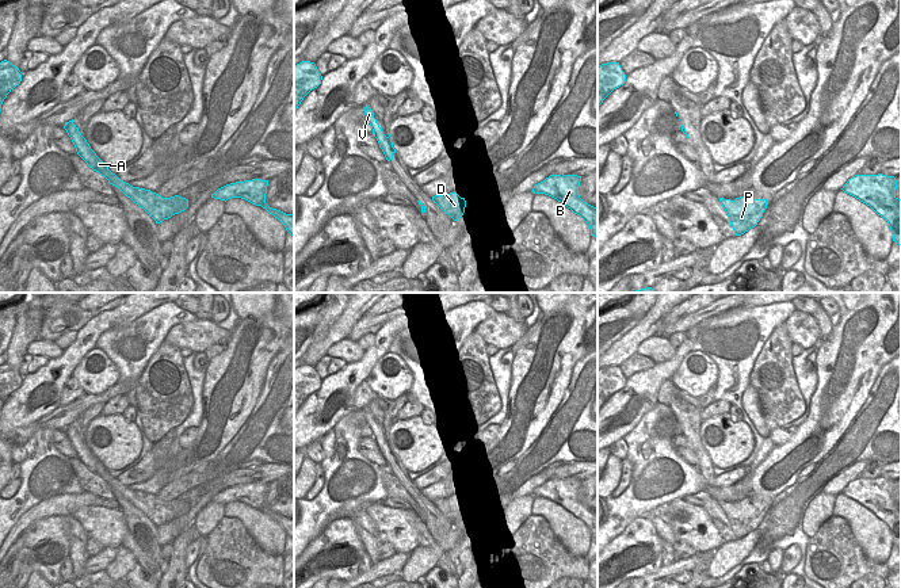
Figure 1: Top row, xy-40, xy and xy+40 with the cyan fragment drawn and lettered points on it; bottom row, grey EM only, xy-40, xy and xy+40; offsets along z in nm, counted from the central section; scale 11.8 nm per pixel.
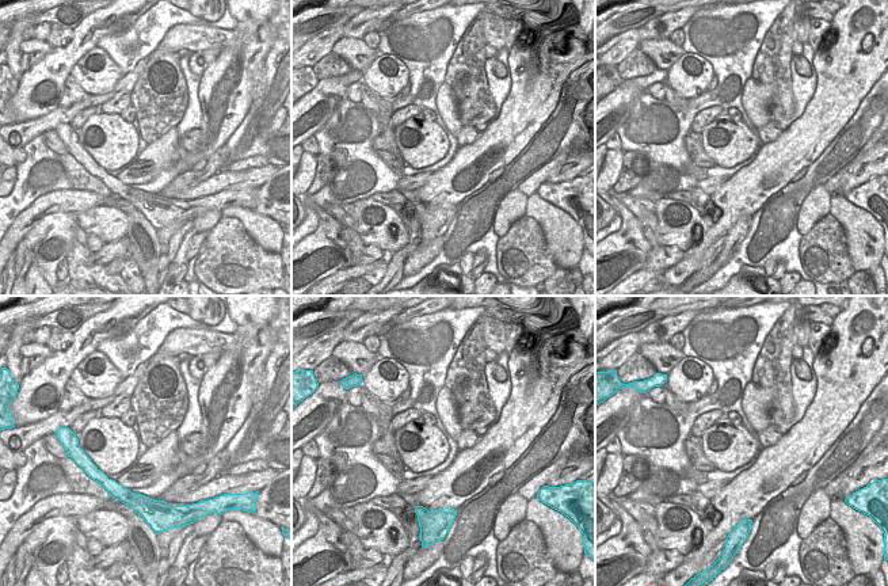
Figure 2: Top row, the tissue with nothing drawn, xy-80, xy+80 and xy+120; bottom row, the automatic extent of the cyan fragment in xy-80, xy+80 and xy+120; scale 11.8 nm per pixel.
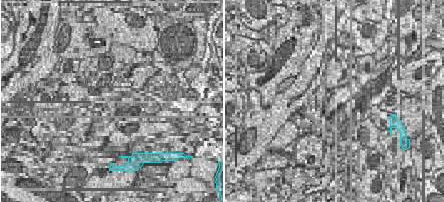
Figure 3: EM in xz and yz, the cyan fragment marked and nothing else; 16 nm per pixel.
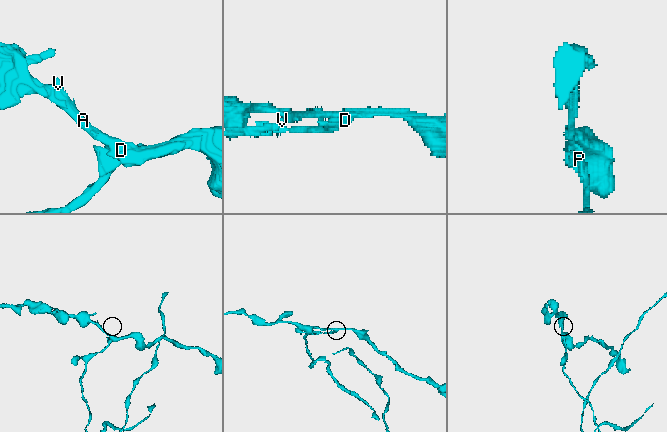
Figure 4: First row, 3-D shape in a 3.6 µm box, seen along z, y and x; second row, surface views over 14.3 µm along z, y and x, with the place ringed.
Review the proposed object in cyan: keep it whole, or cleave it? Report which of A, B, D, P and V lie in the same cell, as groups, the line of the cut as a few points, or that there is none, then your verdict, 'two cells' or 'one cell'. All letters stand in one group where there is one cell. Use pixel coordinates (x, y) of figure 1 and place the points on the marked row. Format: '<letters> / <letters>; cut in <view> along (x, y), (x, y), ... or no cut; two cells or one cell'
A B D V / P; cut in xy along (432, 198), (450, 212), (455, 220); two cells

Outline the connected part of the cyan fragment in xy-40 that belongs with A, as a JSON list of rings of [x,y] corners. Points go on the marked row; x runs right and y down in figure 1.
[[[73,119],[66,122],[64,129],[70,137],[77,154],[87,163],[87,165],[99,172],[108,180],[110,184],[118,187],[127,198],[130,198],[135,205],[150,214],[156,224],[160,224],[188,207],[188,199],[186,198],[179,195],[163,198],[150,190],[133,187],[129,183],[121,180],[91,149],[87,140],[79,131],[79,127],[73,123]]]

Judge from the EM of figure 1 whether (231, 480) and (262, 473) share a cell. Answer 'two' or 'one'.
one

